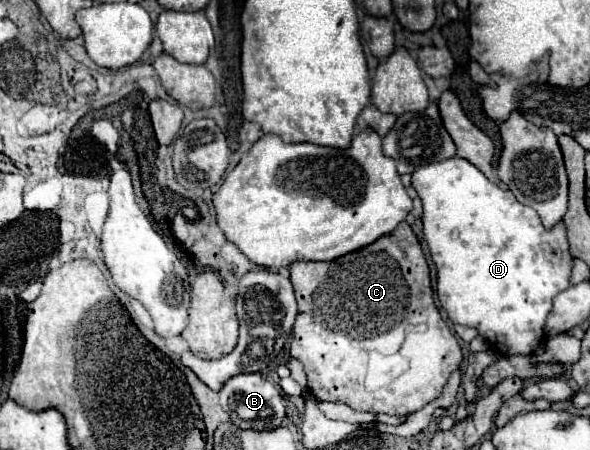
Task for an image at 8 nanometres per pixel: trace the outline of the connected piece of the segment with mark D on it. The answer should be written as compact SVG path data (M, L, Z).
M451 157L439 163L429 163L425 167L419 167L417 171L413 171L411 183L417 191L417 195L421 199L423 213L421 222L423 225L423 235L425 241L429 245L431 251L431 259L437 267L437 293L439 293L439 301L441 307L447 311L447 317L453 323L459 325L467 325L467 327L475 327L479 331L481 337L485 337L489 341L489 345L501 353L501 355L531 355L535 351L537 345L541 345L545 341L545 319L553 309L553 297L561 291L565 291L571 285L571 267L573 267L573 257L569 253L569 241L567 241L567 229L565 223L559 221L557 225L553 225L551 229L545 229L537 211L529 205L523 205L515 199L515 195L509 189L501 189L499 185L495 185L493 181L489 181L471 161L463 159L463 157Z

